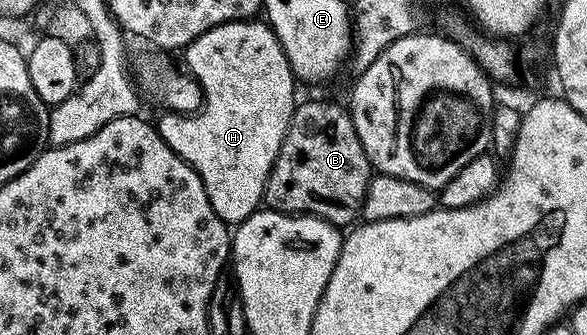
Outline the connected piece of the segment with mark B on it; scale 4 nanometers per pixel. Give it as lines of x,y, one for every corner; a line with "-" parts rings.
310,100
295,107
280,154
270,171
266,183
264,204
267,209
287,214
309,214
319,216
330,224
353,225
359,219
366,191
370,185
372,169
364,146
356,134
349,111
338,104
325,104
322,100

